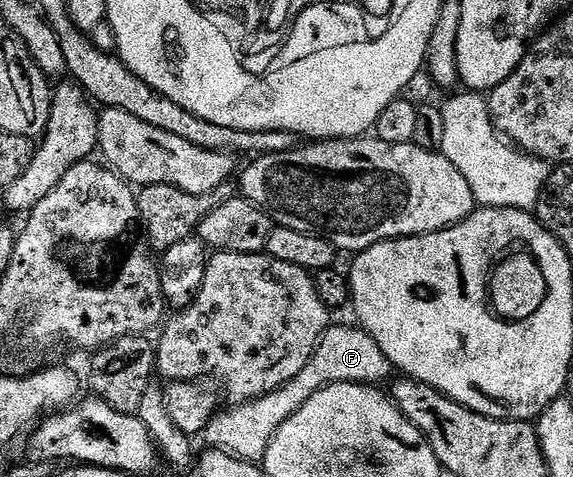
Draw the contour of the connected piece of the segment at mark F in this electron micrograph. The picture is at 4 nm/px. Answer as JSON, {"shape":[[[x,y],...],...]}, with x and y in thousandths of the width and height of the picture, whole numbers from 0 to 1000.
{"shape":[[[597,679],[592,688],[588,683],[571,688],[562,711],[555,715],[555,725],[550,730],[538,767],[531,767],[531,776],[524,776],[524,784],[517,784],[517,792],[510,792],[510,801],[503,801],[454,834],[435,839],[429,847],[410,847],[396,853],[396,864],[382,862],[375,868],[361,885],[360,897],[354,899],[349,912],[353,922],[360,920],[358,937],[366,943],[396,948],[401,956],[417,956],[421,964],[455,966],[482,910],[482,901],[489,901],[489,893],[496,893],[496,885],[503,885],[503,876],[510,876],[510,868],[517,868],[517,860],[524,860],[524,851],[531,851],[531,843],[538,843],[538,834],[545,834],[545,826],[551,826],[558,816],[569,813],[576,805],[644,805],[660,809],[665,807],[665,797],[677,795],[675,799],[679,799],[684,765],[679,751],[670,742],[670,734],[663,734],[660,719],[640,696],[634,696],[630,686],[616,686],[609,688],[607,681]]]}

